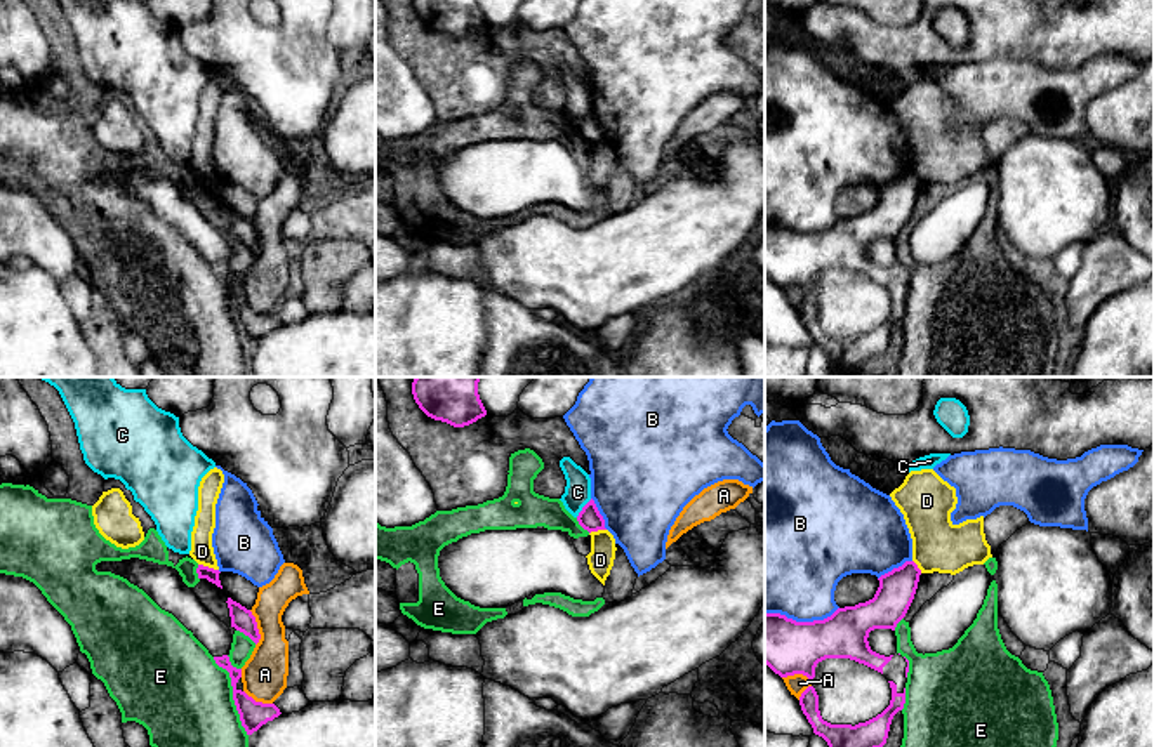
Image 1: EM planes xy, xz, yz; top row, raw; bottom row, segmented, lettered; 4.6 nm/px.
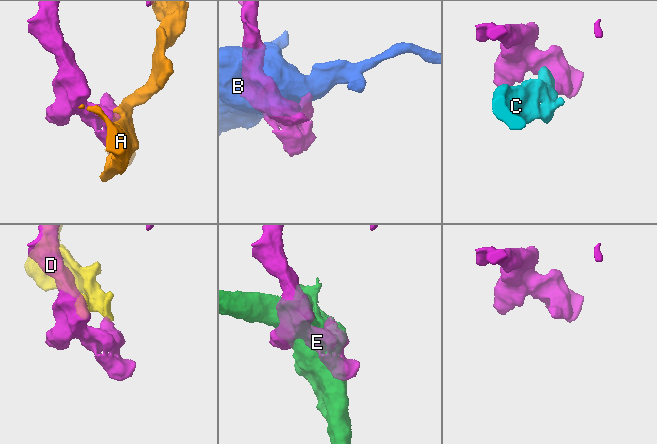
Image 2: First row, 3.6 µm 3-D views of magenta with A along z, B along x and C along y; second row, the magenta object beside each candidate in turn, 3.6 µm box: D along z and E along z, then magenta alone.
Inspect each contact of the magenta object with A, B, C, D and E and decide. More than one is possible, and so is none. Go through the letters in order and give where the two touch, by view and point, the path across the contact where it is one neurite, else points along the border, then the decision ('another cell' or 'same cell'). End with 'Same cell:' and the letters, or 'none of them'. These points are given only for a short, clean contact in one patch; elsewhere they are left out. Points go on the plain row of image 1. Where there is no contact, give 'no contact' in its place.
A: meets magenta in yz at (800, 284); another cell
B: meets magenta in yz at (802, 233); another cell
C: meets magenta in xz at (583, 118); border along xz (591, 110), (576, 127); another cell
D: meets magenta in xy at (209, 179); border along xy (198, 174), (218, 181); another cell
E: meets magenta in xy at (233, 306); another cell
Same cell: none of them

